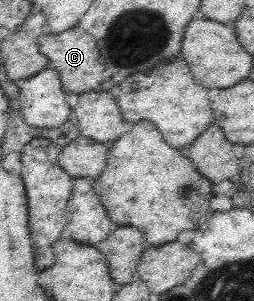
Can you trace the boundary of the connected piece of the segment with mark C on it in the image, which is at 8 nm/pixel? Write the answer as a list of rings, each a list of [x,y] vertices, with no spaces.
[[[75,26],[58,35],[45,31],[39,35],[39,51],[47,57],[48,68],[53,69],[59,75],[61,88],[68,94],[83,94],[98,90],[98,85],[103,80],[105,65],[100,57],[95,39],[81,27]]]

